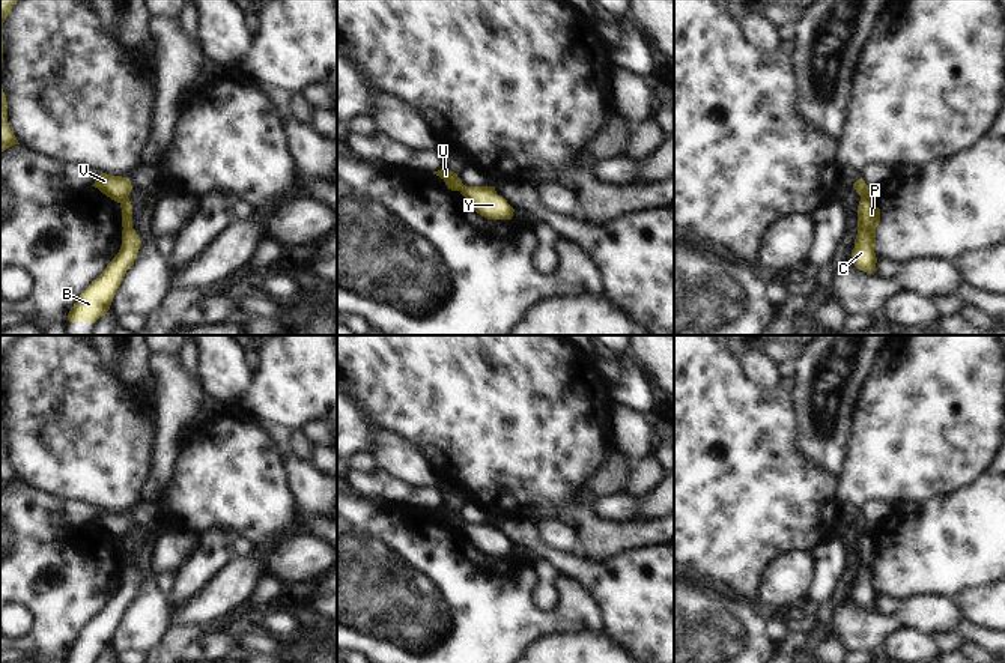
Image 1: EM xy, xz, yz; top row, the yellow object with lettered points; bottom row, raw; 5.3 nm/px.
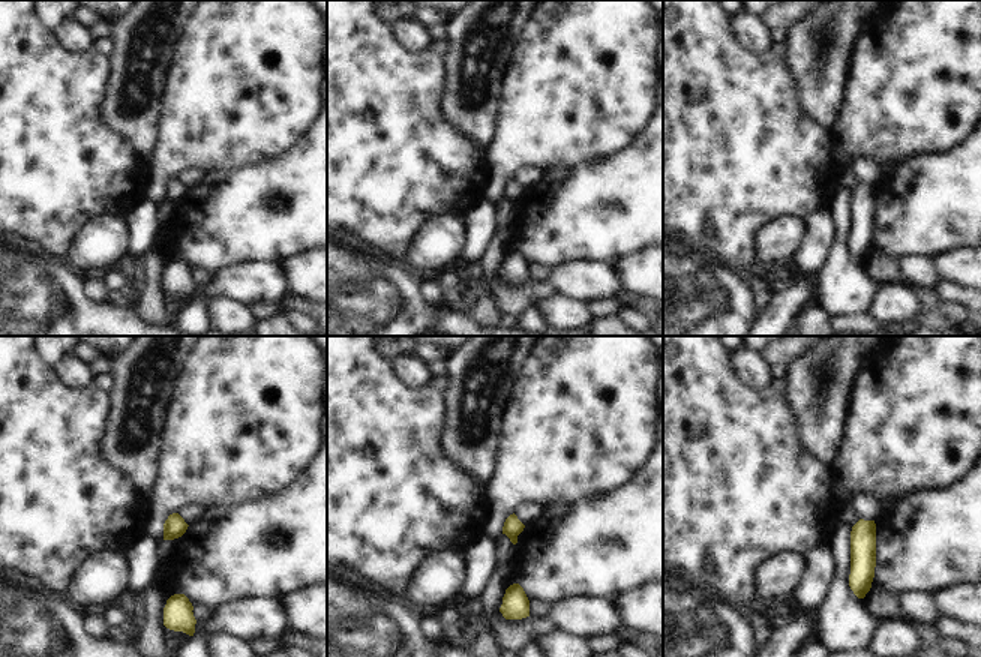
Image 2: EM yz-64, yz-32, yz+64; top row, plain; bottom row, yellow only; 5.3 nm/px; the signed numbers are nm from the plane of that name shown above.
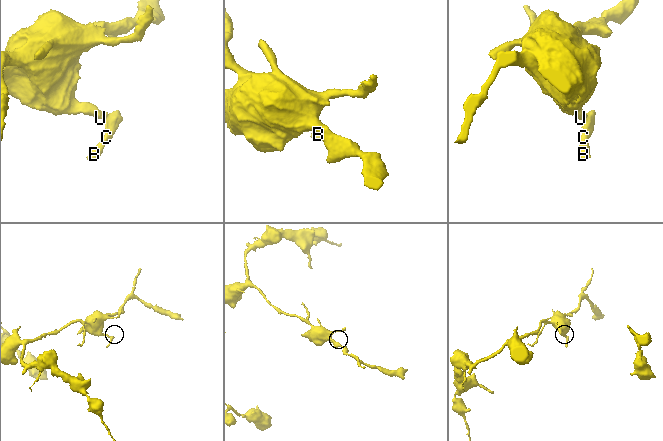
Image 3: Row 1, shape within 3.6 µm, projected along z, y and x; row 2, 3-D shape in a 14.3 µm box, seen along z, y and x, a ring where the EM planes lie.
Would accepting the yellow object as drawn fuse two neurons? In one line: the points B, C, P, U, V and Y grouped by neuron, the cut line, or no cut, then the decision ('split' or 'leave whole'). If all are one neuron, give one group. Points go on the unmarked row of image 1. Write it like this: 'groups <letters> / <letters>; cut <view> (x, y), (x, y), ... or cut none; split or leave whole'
groups B C P Y / U V; cut yz (868, 525), (861, 534); split

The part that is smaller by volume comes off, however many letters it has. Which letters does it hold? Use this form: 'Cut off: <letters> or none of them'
Cut off: B, C, P, Y

